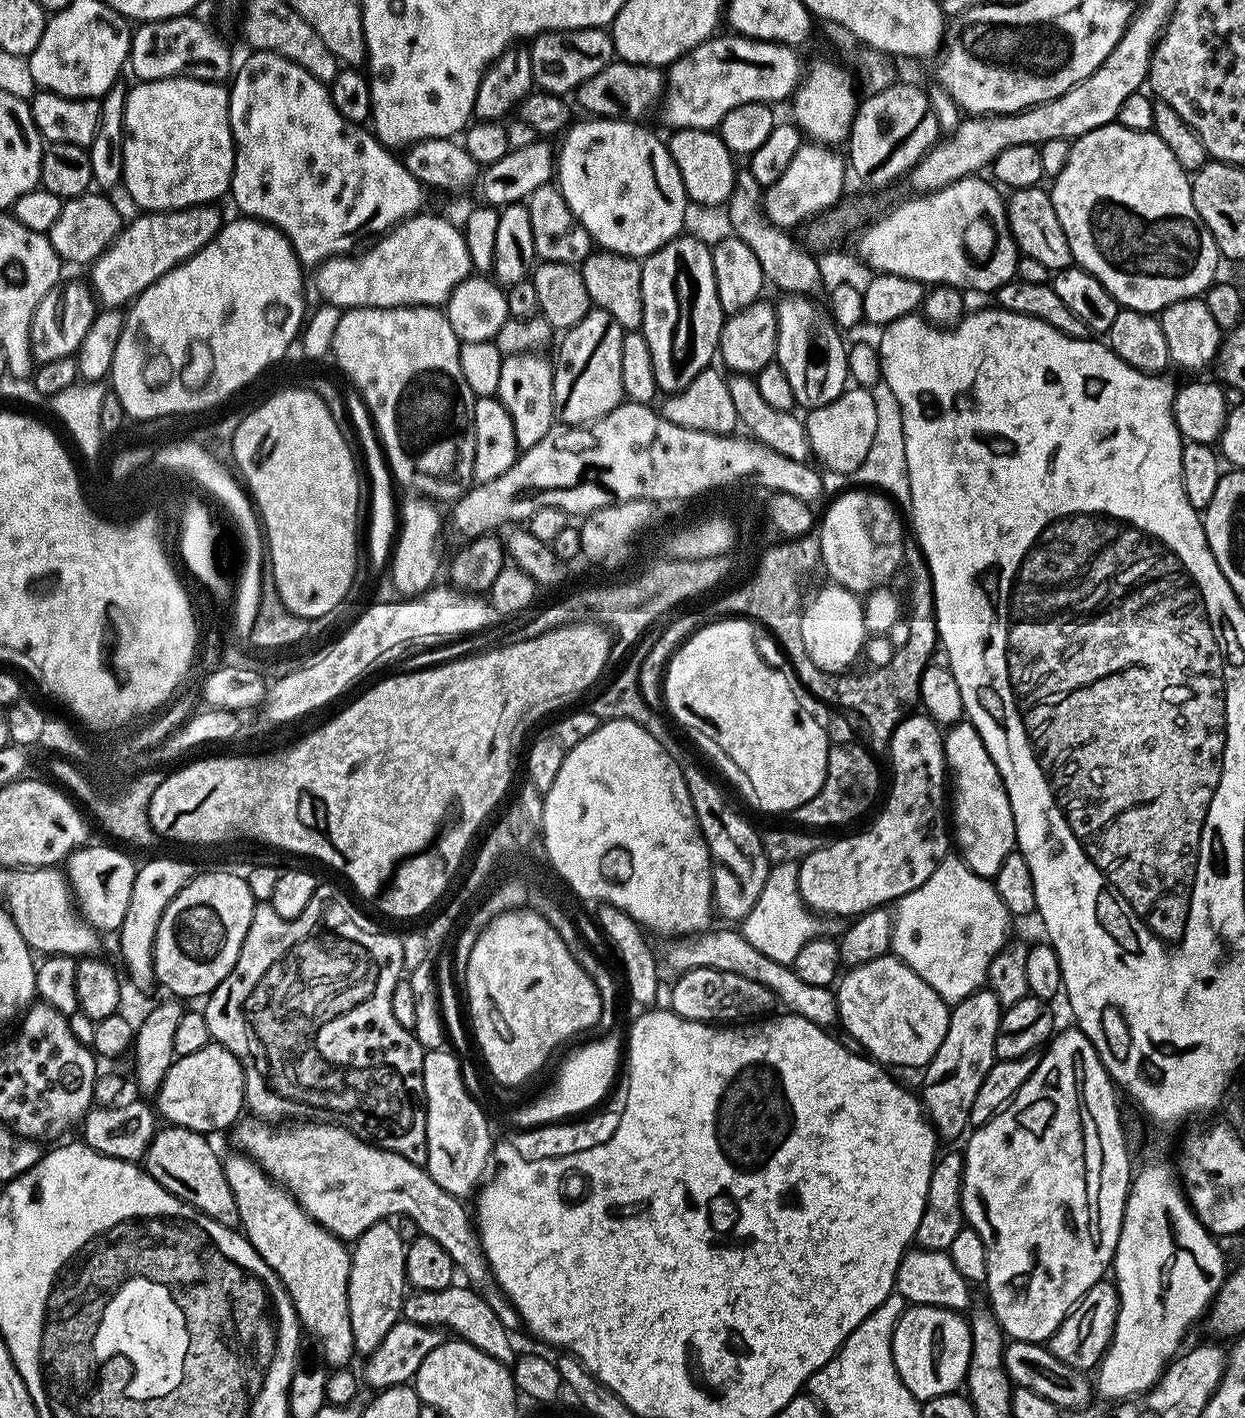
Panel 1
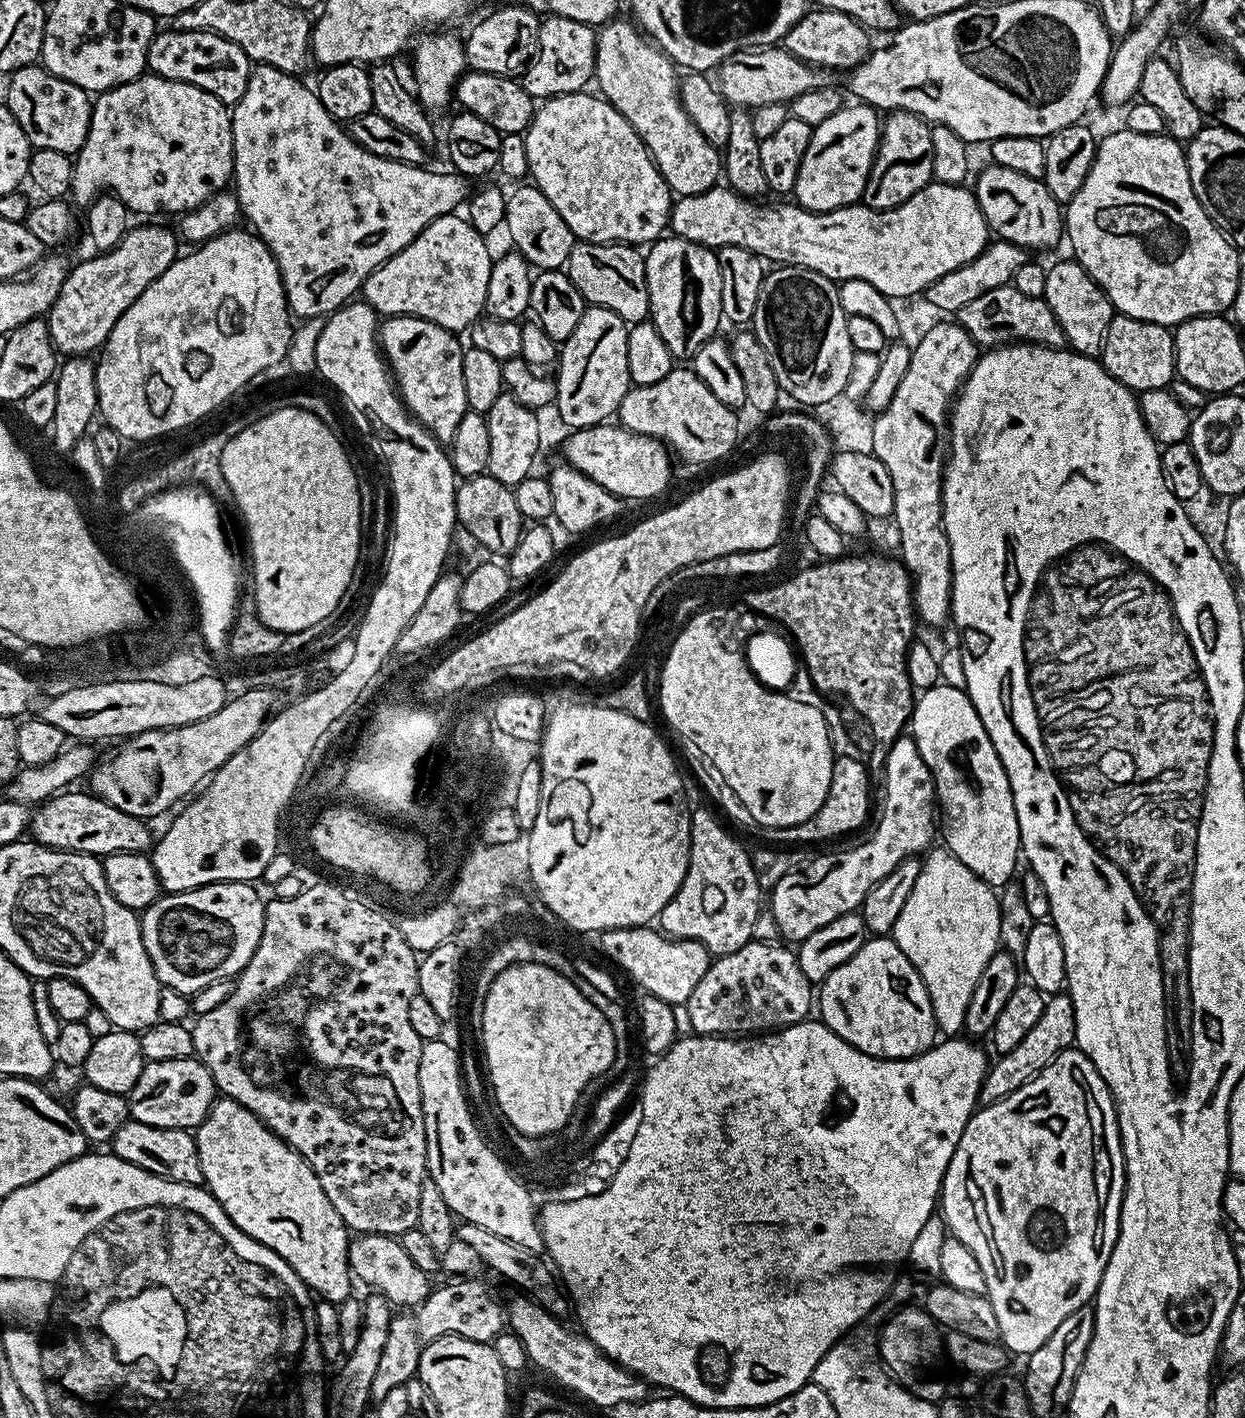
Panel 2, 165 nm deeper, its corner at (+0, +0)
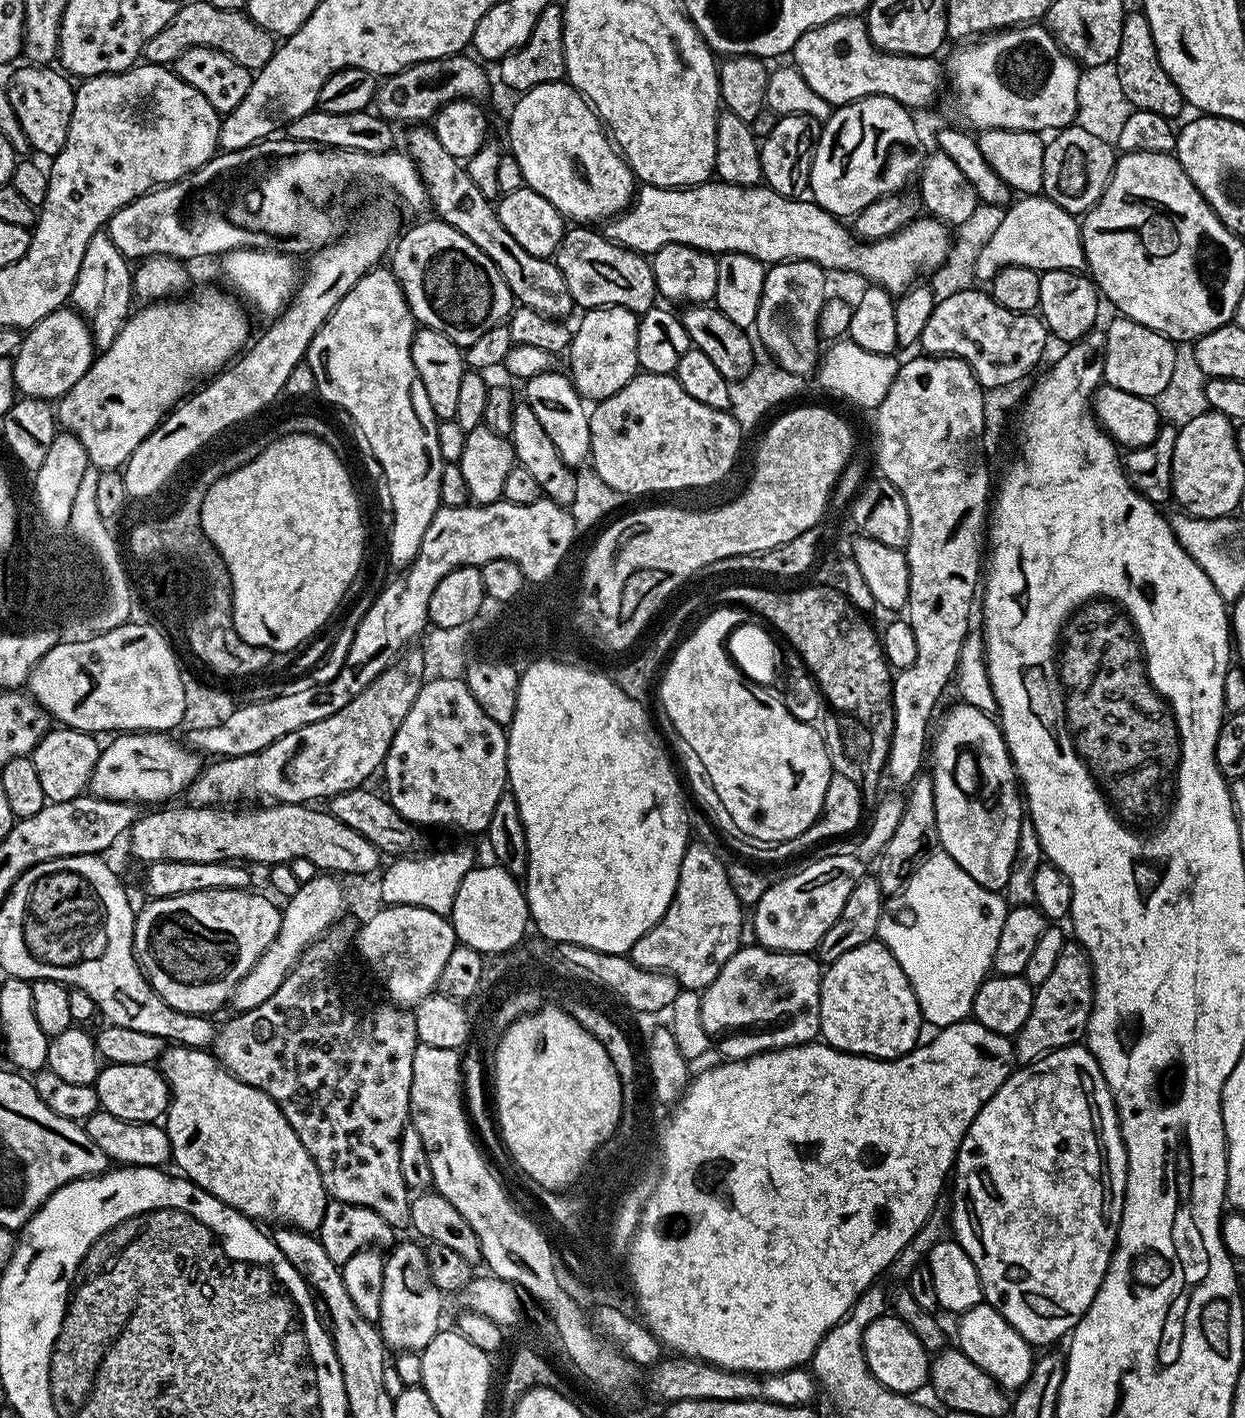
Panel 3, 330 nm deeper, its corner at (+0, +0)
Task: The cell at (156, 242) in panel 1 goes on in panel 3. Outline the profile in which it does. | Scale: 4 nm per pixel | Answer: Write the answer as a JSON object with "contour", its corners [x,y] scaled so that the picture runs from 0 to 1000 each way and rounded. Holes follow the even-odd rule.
{"contour":[[[57,216],[37,221],[34,227],[18,235],[16,246],[10,254],[10,263],[14,277],[39,283],[47,283],[72,261],[76,253],[74,233],[67,223]]]}

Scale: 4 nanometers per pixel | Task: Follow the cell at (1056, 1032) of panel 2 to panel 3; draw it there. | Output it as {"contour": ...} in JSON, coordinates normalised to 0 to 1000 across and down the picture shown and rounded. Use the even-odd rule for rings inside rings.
{"contour":[[[856,664],[853,667],[853,673],[850,676],[849,681],[847,681],[846,686],[840,690],[840,693],[831,695],[827,718],[824,718],[824,724],[821,724],[821,726],[817,728],[814,731],[817,748],[820,751],[828,752],[836,748],[838,745],[841,745],[843,742],[867,737],[874,730],[874,721],[879,709],[880,700],[880,690],[877,686],[877,679],[874,671],[868,666]]]}

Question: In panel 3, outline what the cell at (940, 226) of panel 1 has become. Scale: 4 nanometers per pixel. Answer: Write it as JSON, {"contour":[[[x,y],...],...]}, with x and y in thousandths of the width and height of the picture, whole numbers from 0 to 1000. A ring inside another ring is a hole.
{"contour":[[[573,126],[568,130],[558,130],[557,133],[529,133],[521,130],[516,130],[508,138],[507,144],[491,157],[486,157],[484,163],[500,175],[515,179],[528,178],[532,176],[532,173],[550,172],[573,179],[602,179],[617,188],[625,186],[628,183],[650,183],[663,190],[670,189],[688,191],[701,201],[711,203],[717,207],[729,206],[739,197],[738,195],[741,192],[748,193],[757,188],[765,175],[766,167],[762,159],[748,154],[737,154],[720,166],[700,171],[688,168],[684,160],[677,161],[675,158],[677,157],[672,153],[667,152],[662,147],[658,147],[651,140],[627,138],[621,133],[616,131],[597,133]]]}

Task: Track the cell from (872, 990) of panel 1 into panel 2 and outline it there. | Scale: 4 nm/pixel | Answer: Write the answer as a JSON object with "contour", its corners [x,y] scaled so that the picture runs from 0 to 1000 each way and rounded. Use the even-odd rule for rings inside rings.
{"contour":[[[713,660],[695,662],[686,676],[662,690],[657,697],[658,711],[658,719],[673,732],[712,748],[729,748],[745,742],[753,731],[747,701],[731,676]]]}

